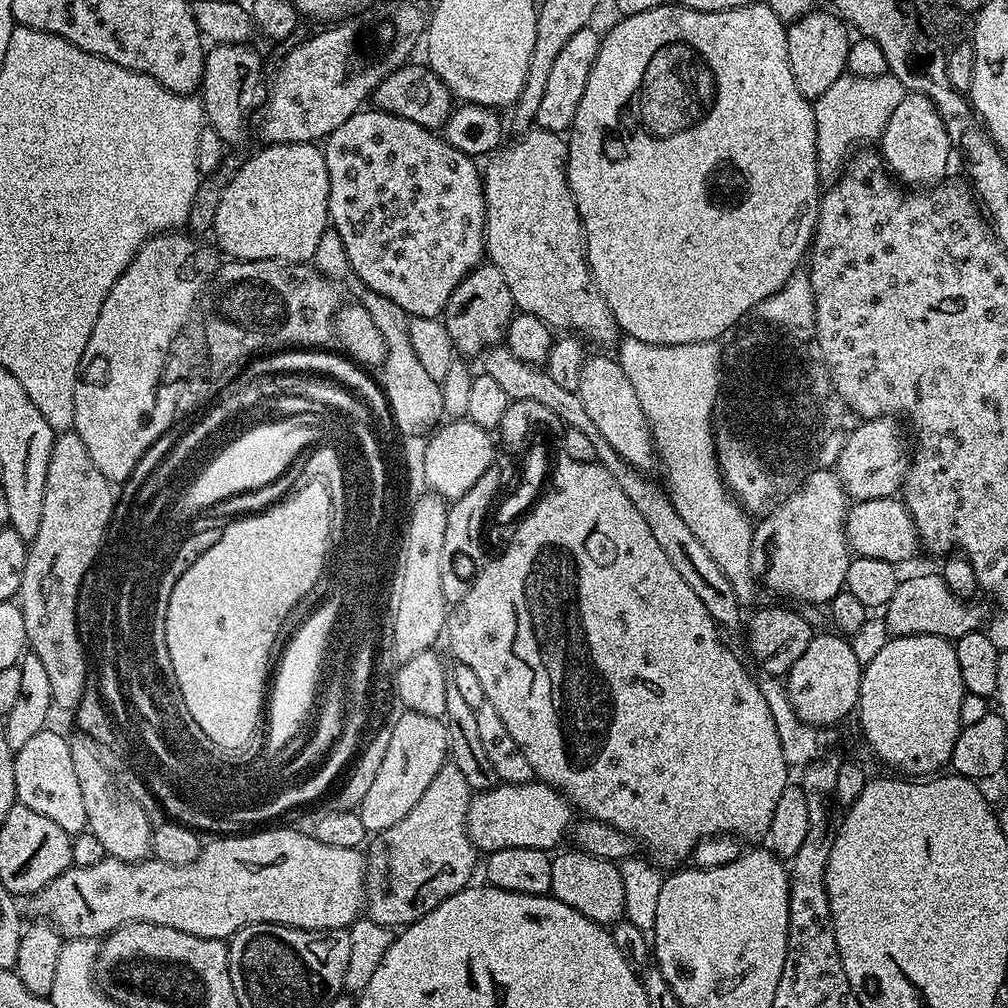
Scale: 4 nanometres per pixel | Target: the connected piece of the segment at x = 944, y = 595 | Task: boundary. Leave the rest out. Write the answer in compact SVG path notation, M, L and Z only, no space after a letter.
M943 575L912 576L909 580L901 579L894 590L894 598L890 598L882 615L892 636L941 636L944 640L955 642L983 625L980 623L984 620L984 612L972 603L976 602L954 595L950 586L946 586Z

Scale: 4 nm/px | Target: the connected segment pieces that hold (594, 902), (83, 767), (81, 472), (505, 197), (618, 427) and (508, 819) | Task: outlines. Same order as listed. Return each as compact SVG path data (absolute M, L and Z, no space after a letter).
M583 850L571 851L557 851L552 856L551 895L555 896L557 900L566 902L566 906L578 910L578 914L586 914L586 918L590 918L590 922L611 926L624 919L626 892L622 890L620 864L614 860L598 858Z
M79 730L73 731L73 733L68 736L68 745L70 746L70 758L74 761L74 771L76 771L78 777L78 786L82 789L82 798L86 805L87 831L92 832L93 836L98 838L99 842L102 842L105 853L113 856L116 860L125 860L134 864L149 859L152 850L153 821L149 820L146 810L142 810L142 806L138 806L138 802L134 802L134 798L130 798L128 793L124 791L114 772L112 776L107 762L100 757L102 752L96 741L91 740L84 732Z
M75 430L59 433L52 441L50 466L46 470L46 490L42 498L42 523L38 525L38 534L28 544L26 570L22 570L22 586L18 603L22 618L26 622L26 638L31 651L41 659L46 674L50 677L50 694L57 709L74 710L82 702L86 682L90 679L90 660L76 627L76 600L79 598L80 583L96 556L104 546L104 537L113 520L112 504L113 481L108 480L94 466L82 438Z
M533 127L516 139L520 140L514 141L509 148L507 146L501 147L487 161L489 164L486 166L483 165L482 168L485 198L484 247L486 249L487 259L495 268L502 270L502 278L506 278L506 286L510 286L510 298L512 299L513 305L520 312L525 312L534 318L538 318L543 324L547 324L553 330L559 330L559 328L577 328L581 333L576 332L581 337L589 336L596 344L613 343L612 345L615 345L621 339L622 333L616 324L616 319L610 310L610 306L606 306L606 298L602 298L602 294L594 282L592 271L588 269L588 249L584 242L584 226L580 222L580 215L576 209L572 192L568 189L568 145L565 137L559 132L551 132L550 130Z
M589 355L581 367L578 391L582 406L586 406L586 414L590 414L590 422L598 426L598 434L602 434L602 438L606 438L606 442L618 450L623 460L635 468L648 470L657 459L652 429L648 427L642 402L638 402L638 394L634 392L630 378L626 378L626 370L622 370L619 359Z
M500 782L495 787L473 795L471 802L468 803L466 826L472 844L484 854L494 850L510 850L510 846L552 850L567 832L569 835L574 824L572 812L574 813L574 808L568 797L548 784Z

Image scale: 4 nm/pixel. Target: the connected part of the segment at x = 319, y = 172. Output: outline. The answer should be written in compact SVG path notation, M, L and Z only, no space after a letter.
M315 143L310 144L268 144L264 146L264 149L261 150L257 156L252 156L249 160L245 159L243 163L241 163L240 167L236 169L234 175L232 175L231 182L226 186L226 190L222 190L222 202L218 202L218 214L214 214L214 226L211 231L216 235L215 243L218 245L219 251L224 251L226 255L225 257L231 258L232 260L287 260L289 262L308 262L313 258L312 255L315 254L316 251L320 248L320 243L324 240L324 231L329 231L330 223L328 216L328 195L330 194L330 178L327 176L327 166L326 166L326 158L324 157L323 151Z

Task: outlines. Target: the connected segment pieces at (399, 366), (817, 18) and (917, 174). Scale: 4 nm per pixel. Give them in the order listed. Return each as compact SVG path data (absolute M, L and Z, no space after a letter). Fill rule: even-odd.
M350 268L345 269L342 282L351 296L360 303L370 318L381 331L386 342L386 358L378 370L378 383L388 400L392 417L394 417L395 429L401 434L414 438L427 437L435 431L444 416L442 404L442 392L440 382L430 377L430 374L419 364L412 345L410 345L408 332L408 315L392 300L374 292L360 279ZM380 375L380 376L379 376Z
M820 11L807 12L787 25L790 70L794 74L794 82L798 82L798 90L802 90L802 94L813 102L826 94L826 90L830 90L830 85L838 82L840 76L845 75L850 43L849 25L835 11Z
M908 92L902 102L898 102L894 114L890 114L890 122L886 122L886 130L878 141L878 152L889 173L912 190L941 183L947 177L944 175L948 172L948 159L954 155L946 126L942 126L942 118L938 110L934 110L934 102L917 92Z

